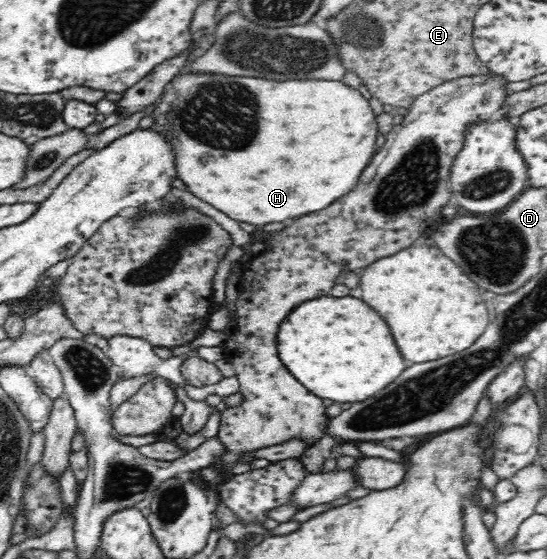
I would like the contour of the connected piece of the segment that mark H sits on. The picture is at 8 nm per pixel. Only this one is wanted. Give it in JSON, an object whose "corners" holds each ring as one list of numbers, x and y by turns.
{"corners":[[186,71,176,77,162,91,158,101,150,111,153,119,151,126,154,132,164,136,174,152,174,168,177,177,186,183,186,189,198,199,214,205,230,219,252,223,252,225,270,225,280,223,284,219,296,219,314,211,324,209,332,199,338,199,354,189,360,173,370,163,378,139,377,116,370,108,369,102,356,89,352,89,342,81,326,81,317,79,299,79,286,81,270,81,260,77,244,77,242,75,224,75,223,73,200,73]]}

